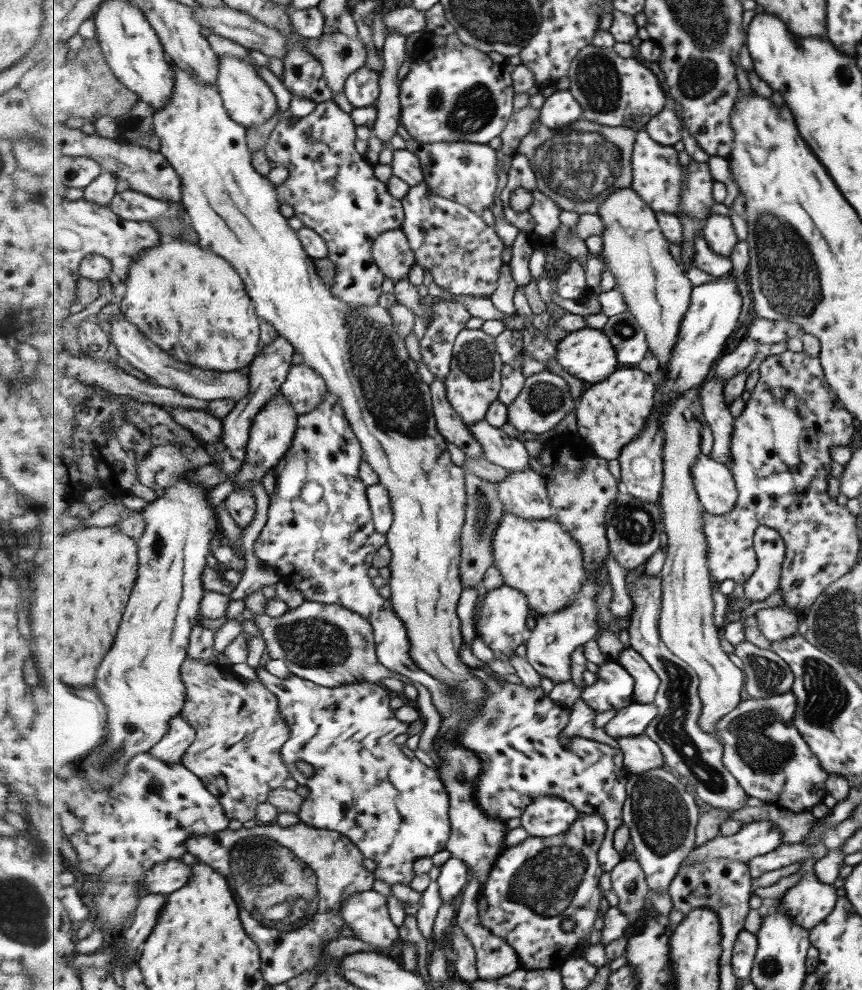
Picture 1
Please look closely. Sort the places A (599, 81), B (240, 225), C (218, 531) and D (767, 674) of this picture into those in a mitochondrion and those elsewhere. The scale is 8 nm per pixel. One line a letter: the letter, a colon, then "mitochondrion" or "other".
A: mitochondrion
B: mitochondrion
C: other
D: mitochondrion

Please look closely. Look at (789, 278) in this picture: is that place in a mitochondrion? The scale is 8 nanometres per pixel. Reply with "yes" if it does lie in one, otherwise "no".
yes

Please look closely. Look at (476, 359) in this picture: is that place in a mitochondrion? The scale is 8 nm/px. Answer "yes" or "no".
yes

